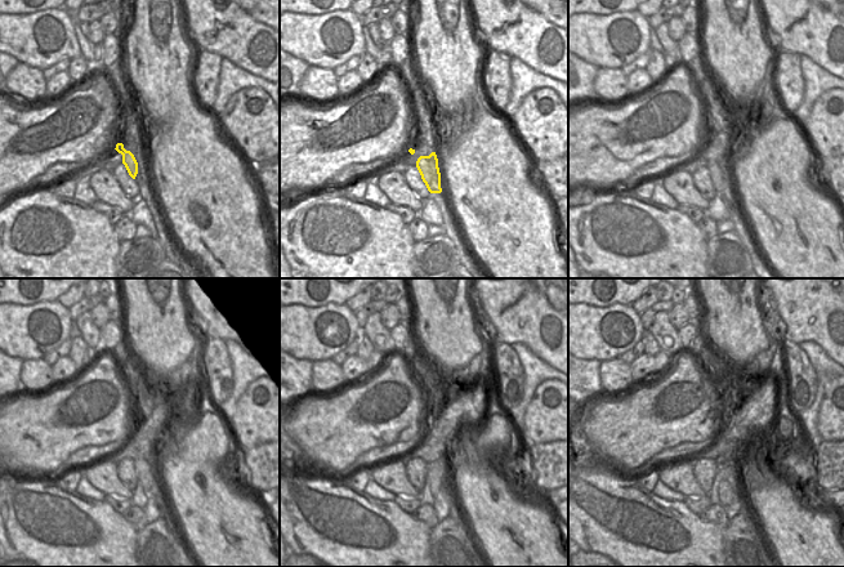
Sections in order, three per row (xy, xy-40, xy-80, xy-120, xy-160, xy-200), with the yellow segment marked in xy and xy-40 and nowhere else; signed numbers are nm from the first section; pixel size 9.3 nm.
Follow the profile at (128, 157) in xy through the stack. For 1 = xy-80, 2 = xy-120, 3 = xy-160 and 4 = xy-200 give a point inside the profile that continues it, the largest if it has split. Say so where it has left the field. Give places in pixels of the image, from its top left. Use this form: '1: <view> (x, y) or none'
1: xy-80 (719, 172)
2: xy-120 (143, 467)
3: xy-160 (436, 470)
4: xy-200 (726, 494)

